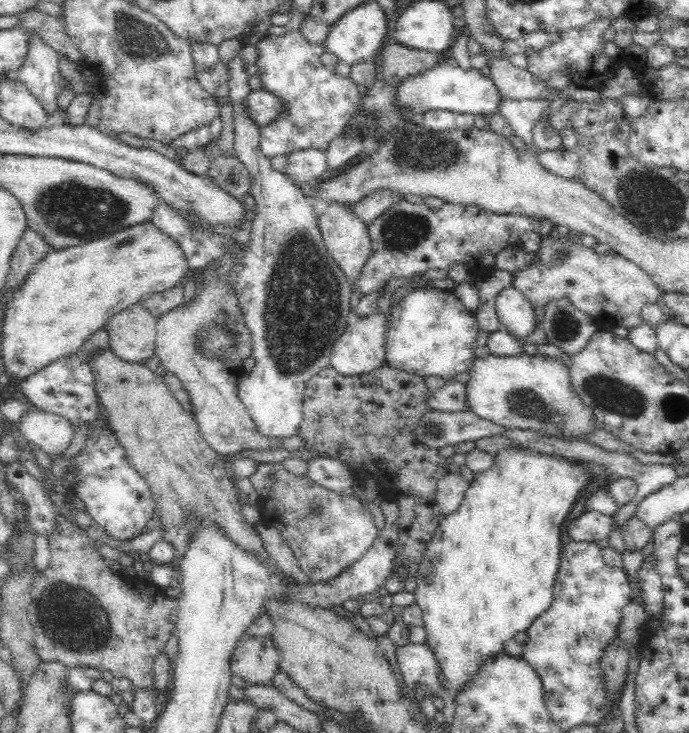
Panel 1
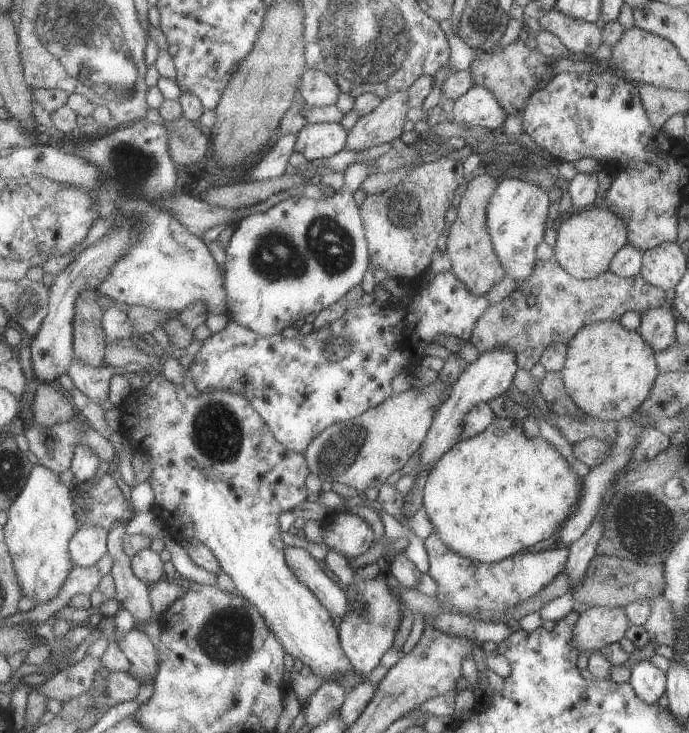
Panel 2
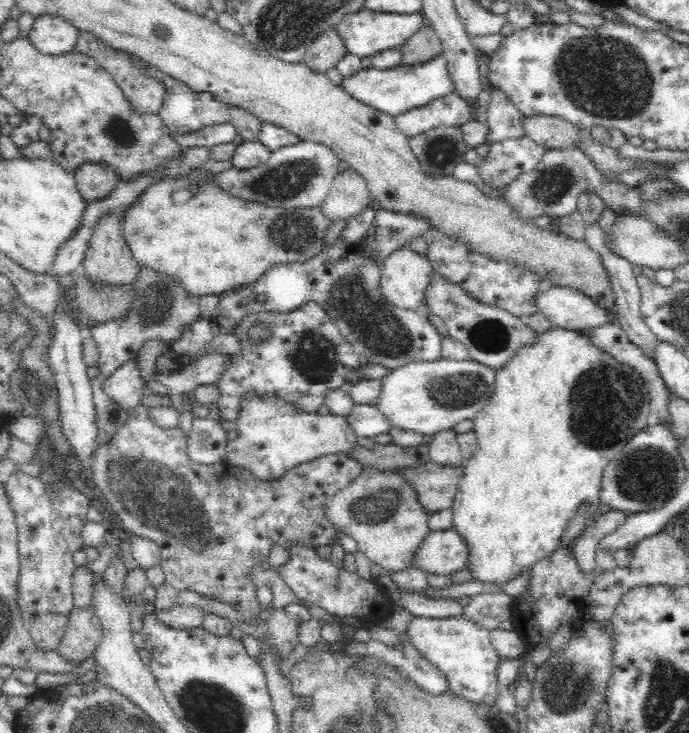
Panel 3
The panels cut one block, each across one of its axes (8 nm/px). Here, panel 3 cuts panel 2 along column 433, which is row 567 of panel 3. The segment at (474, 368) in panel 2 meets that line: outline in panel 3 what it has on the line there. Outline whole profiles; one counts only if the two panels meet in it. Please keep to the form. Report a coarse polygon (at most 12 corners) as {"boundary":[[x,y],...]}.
{"boundary":[[428,531],[411,566],[446,576],[467,566],[466,540]]}

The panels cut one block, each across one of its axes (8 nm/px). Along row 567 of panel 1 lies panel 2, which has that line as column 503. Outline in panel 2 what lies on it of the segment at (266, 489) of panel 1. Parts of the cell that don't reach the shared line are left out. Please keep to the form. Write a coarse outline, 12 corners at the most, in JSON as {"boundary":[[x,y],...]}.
{"boundary":[[554,257],[473,327],[529,370],[583,326],[667,305],[640,274],[589,279]]}

